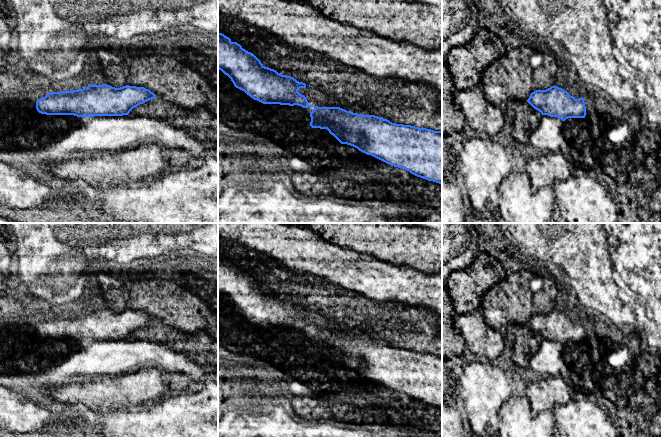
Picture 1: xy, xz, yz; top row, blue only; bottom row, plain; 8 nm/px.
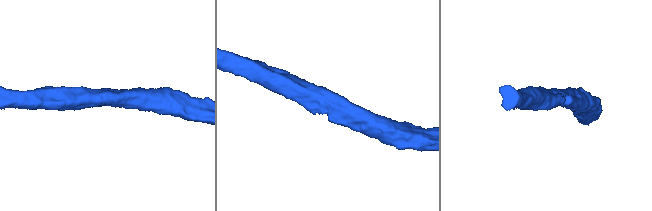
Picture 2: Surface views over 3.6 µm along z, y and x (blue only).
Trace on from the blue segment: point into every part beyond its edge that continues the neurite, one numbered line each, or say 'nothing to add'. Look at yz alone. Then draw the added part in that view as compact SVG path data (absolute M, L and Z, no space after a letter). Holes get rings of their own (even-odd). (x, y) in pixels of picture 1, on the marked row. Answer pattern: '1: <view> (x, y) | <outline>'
nothing to add

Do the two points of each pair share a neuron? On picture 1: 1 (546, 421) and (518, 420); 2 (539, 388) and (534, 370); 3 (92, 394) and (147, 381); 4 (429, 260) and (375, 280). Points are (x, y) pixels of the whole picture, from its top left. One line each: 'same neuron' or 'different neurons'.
1: same neuron
2: different neurons
3: same neuron
4: different neurons

